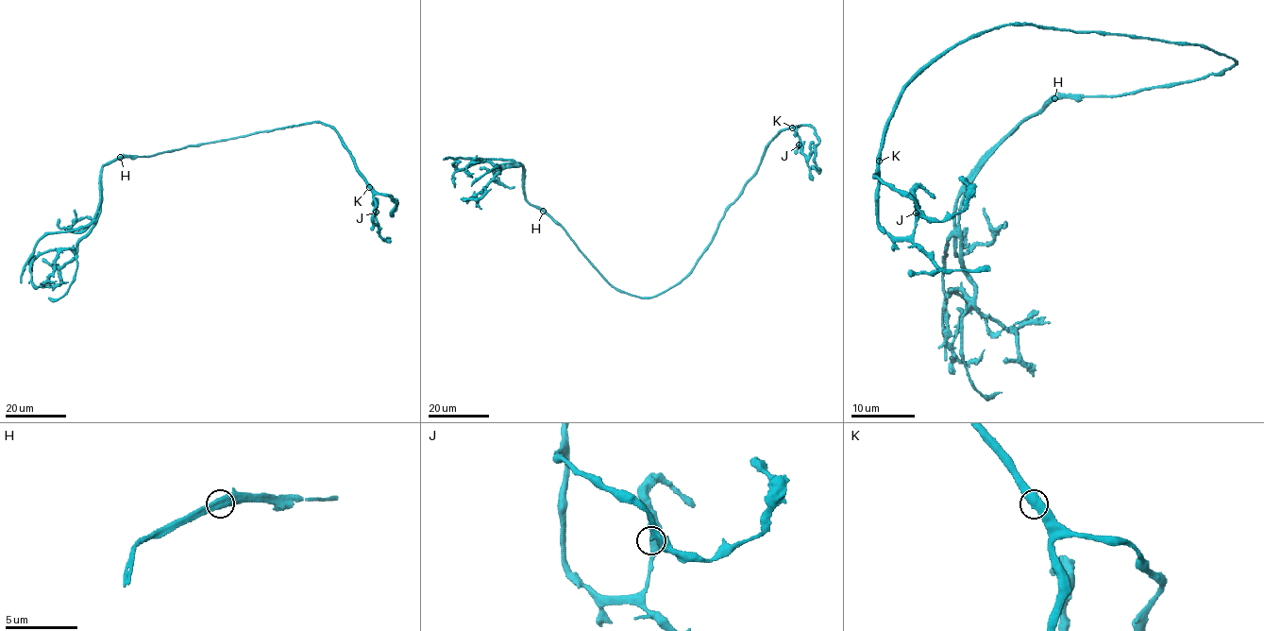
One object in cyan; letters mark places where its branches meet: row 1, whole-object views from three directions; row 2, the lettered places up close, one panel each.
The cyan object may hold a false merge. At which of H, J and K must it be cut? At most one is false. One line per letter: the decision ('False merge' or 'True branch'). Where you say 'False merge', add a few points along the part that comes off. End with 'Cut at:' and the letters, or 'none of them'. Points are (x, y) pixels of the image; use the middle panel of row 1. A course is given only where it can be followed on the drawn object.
H: False merge. Course of the part to remove: (543, 212), (525, 197), (523, 166), (498, 165), (495, 180), (514, 186)
J: True branch
K: True branch
Cut at: H

